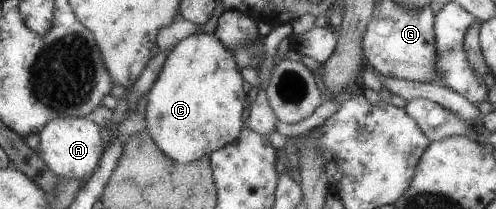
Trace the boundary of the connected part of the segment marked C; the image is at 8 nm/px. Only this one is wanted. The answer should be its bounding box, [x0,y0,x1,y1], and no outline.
[145,33,247,165]

